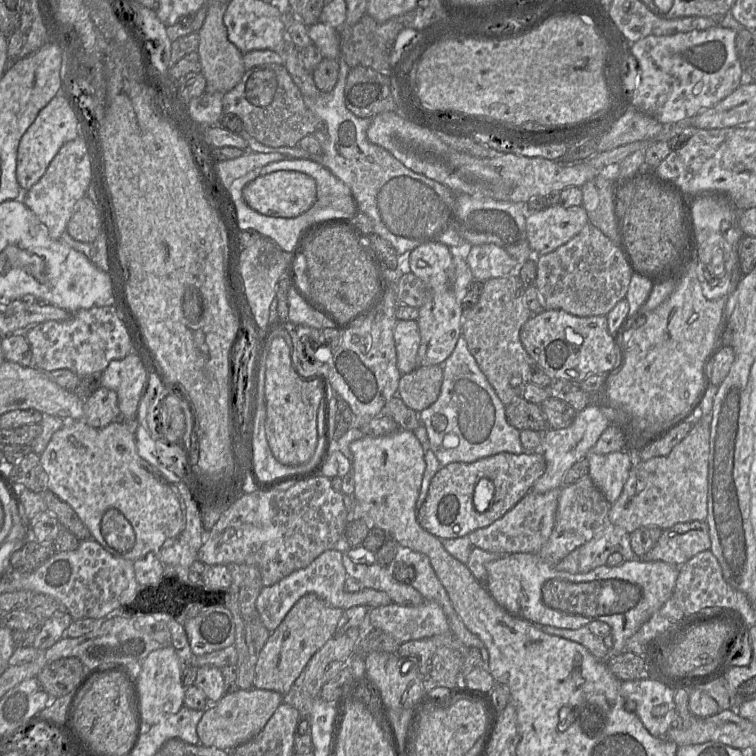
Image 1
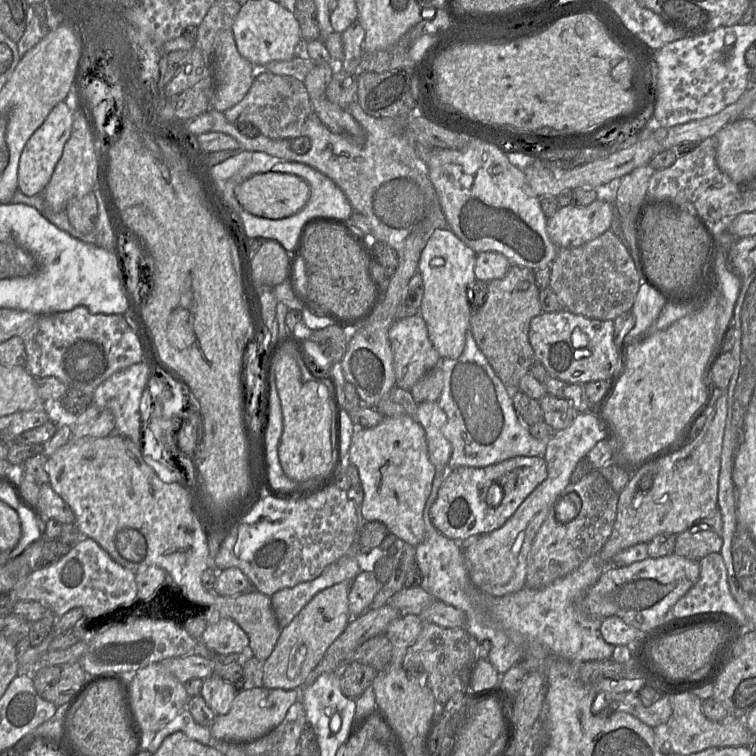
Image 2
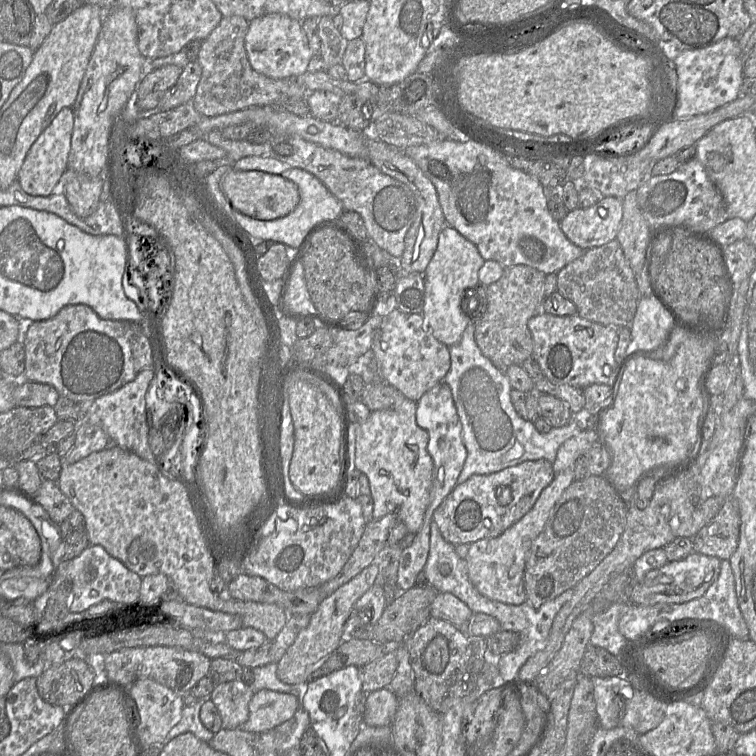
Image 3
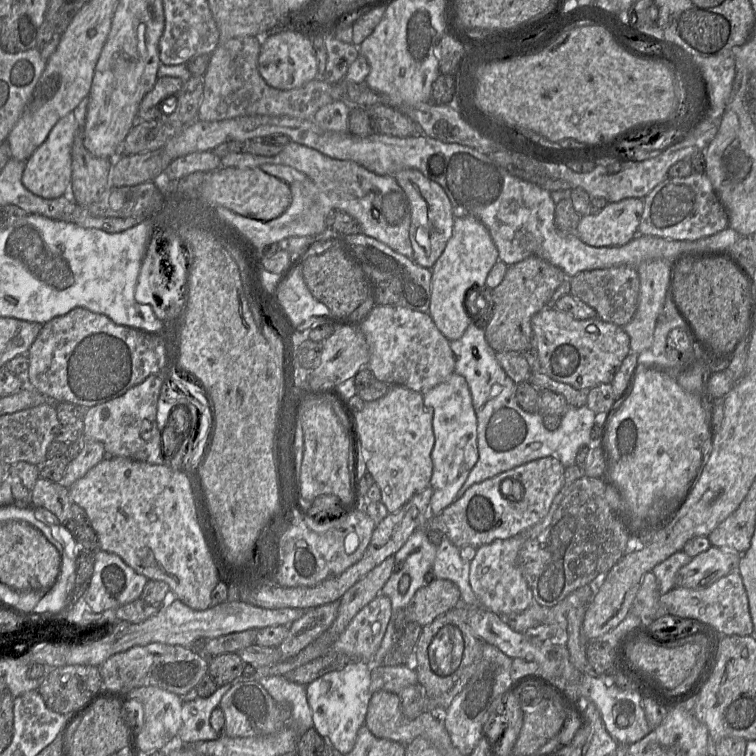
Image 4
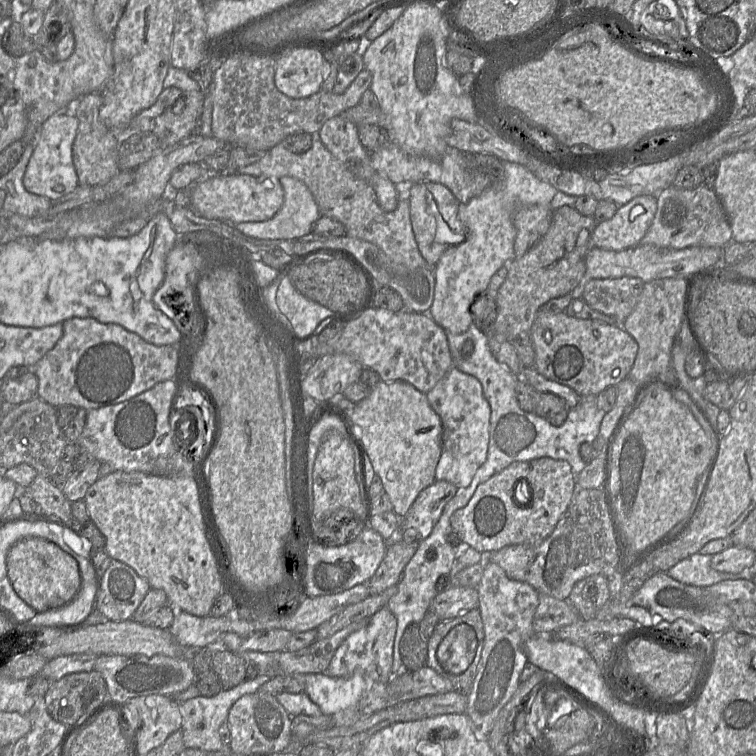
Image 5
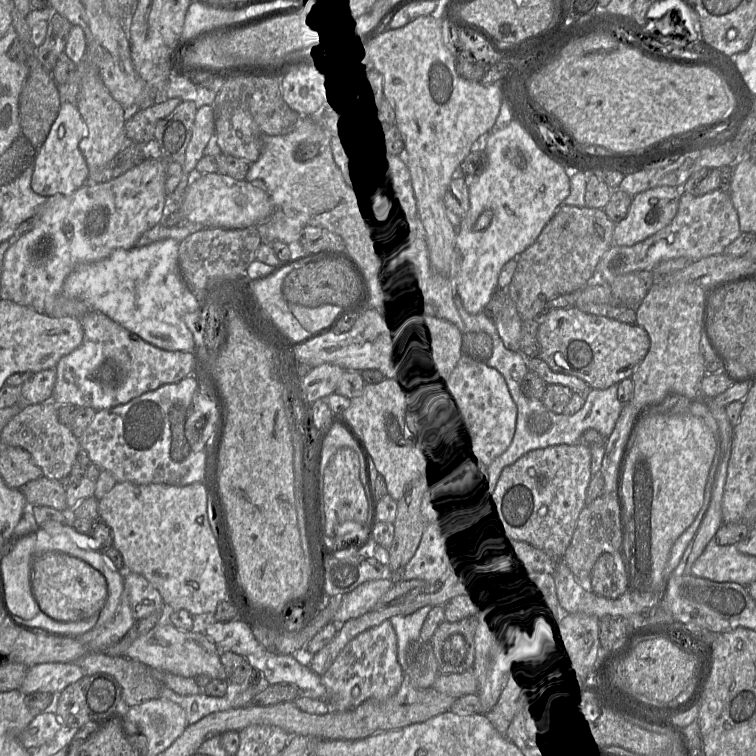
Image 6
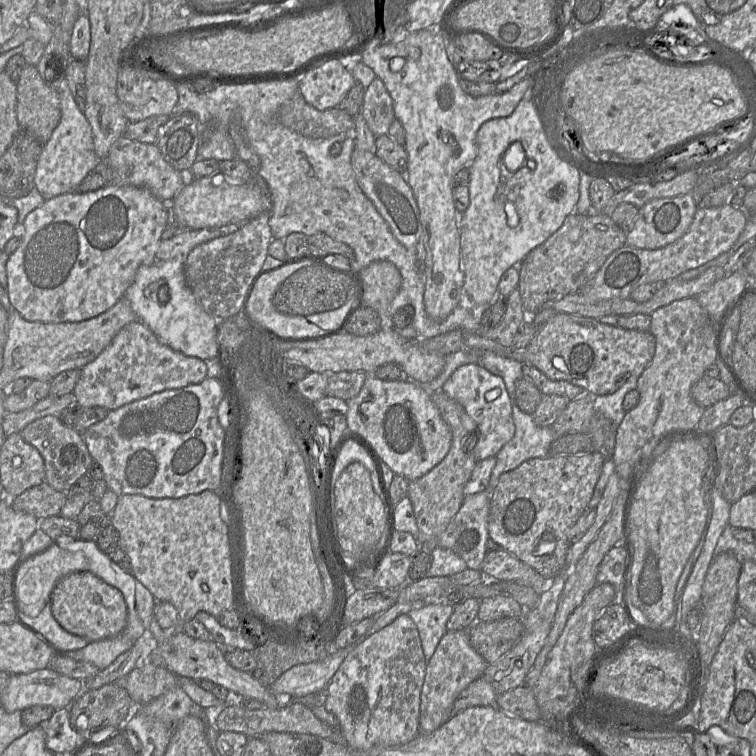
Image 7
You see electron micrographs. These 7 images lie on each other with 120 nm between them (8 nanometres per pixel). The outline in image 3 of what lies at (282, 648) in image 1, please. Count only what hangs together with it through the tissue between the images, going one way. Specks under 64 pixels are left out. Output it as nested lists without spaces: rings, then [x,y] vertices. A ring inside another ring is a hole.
[[[370,564],[319,603],[309,624],[299,632],[293,644],[277,663],[276,674],[280,681],[293,686],[307,684],[311,672],[341,644],[343,627],[354,604],[375,583],[378,572],[378,565]]]

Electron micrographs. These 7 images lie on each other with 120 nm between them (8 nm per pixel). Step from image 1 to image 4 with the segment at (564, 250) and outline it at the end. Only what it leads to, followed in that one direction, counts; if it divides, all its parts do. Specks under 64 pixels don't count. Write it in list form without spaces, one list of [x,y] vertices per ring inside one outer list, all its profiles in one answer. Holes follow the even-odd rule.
[[[620,265],[579,272],[569,279],[570,295],[597,312],[597,317],[623,327],[633,318],[639,299],[640,279],[635,267]]]

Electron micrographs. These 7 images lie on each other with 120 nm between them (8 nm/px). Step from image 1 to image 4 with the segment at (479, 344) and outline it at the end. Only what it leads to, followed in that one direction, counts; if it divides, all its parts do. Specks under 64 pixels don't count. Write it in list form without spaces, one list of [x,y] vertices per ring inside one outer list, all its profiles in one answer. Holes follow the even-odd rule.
[[[530,256],[508,266],[502,282],[492,289],[494,310],[490,322],[484,329],[490,347],[496,353],[523,353],[534,346],[532,317],[551,304],[553,294],[566,279],[568,278],[562,269],[537,256]]]

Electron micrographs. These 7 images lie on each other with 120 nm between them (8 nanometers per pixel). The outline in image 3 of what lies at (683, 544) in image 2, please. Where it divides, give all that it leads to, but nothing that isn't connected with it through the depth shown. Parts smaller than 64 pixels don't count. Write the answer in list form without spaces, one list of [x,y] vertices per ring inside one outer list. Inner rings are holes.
[[[732,494],[731,498],[725,500],[718,514],[708,524],[706,524],[695,536],[693,536],[693,545],[695,552],[708,556],[714,556],[721,560],[729,560],[738,547],[740,525],[741,519],[739,506],[736,499],[733,498]]]

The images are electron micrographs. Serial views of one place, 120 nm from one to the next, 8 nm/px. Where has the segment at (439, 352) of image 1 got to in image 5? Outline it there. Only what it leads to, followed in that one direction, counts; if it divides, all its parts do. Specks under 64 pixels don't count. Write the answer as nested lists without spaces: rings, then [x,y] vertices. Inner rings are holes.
[[[502,162],[502,174],[497,176],[480,195],[466,203],[459,204],[458,218],[466,227],[466,238],[459,245],[445,250],[434,267],[435,291],[433,303],[428,314],[447,333],[454,335],[465,332],[474,320],[474,313],[479,314],[479,306],[487,295],[487,288],[492,276],[503,265],[508,265],[515,258],[514,241],[516,230],[513,214],[518,207],[526,205],[549,205],[558,190],[551,184],[538,179],[526,167],[514,162]]]

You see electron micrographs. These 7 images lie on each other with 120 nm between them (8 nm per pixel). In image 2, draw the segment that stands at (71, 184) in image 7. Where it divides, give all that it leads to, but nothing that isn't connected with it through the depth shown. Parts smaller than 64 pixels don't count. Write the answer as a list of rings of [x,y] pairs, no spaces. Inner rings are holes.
[[[65,101],[59,102],[27,141],[18,167],[18,189],[26,196],[41,194],[49,183],[55,166],[62,156],[64,146],[71,136],[73,120],[72,106],[68,106]]]

